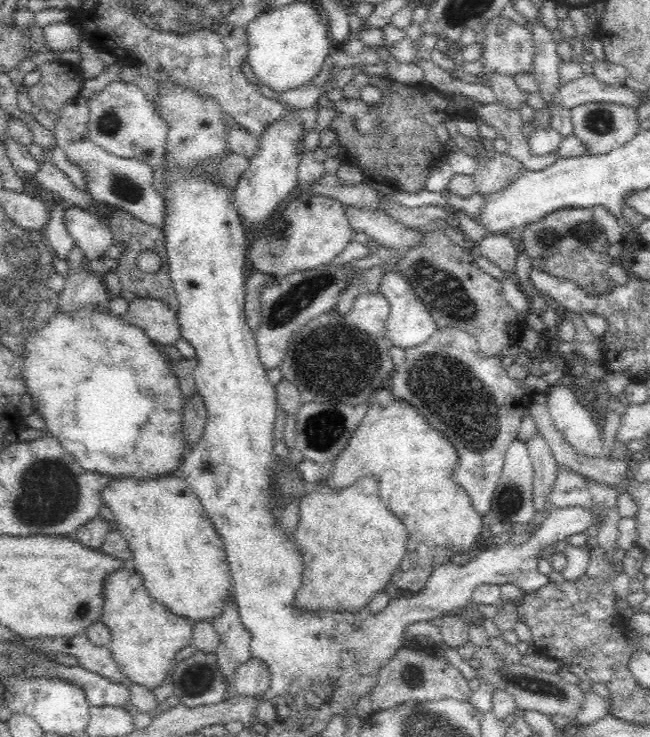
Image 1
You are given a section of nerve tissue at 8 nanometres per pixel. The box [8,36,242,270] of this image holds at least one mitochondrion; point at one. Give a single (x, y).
(126, 186)

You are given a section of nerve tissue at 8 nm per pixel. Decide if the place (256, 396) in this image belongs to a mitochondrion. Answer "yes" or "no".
no

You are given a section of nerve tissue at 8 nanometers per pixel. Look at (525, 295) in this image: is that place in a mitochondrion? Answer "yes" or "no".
no

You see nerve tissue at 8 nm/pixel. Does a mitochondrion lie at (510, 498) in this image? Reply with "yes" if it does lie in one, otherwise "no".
yes

